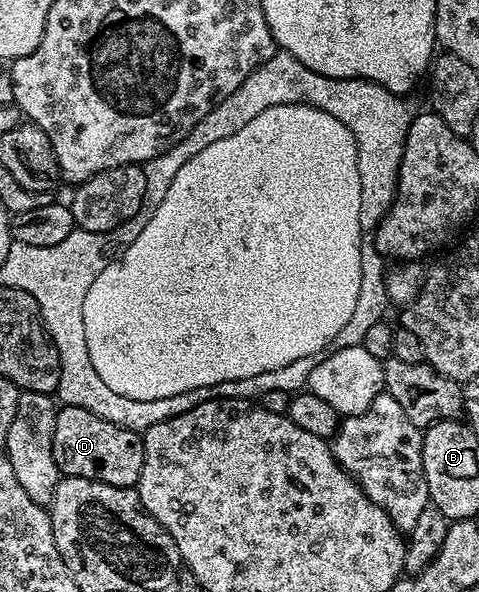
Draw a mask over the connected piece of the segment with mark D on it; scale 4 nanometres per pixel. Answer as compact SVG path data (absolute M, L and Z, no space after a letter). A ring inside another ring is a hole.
M62 406L52 432L52 456L67 478L87 478L113 486L137 487L144 468L144 444L137 430L120 428L84 408Z

